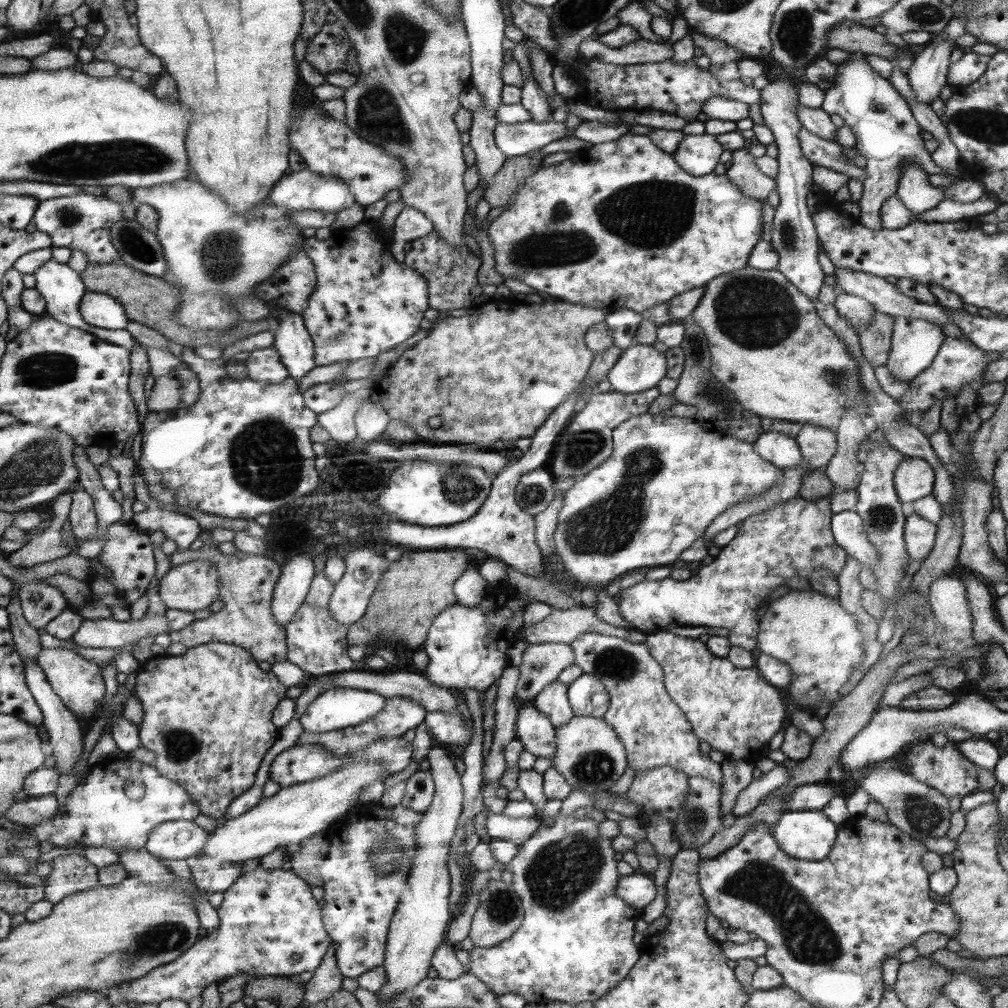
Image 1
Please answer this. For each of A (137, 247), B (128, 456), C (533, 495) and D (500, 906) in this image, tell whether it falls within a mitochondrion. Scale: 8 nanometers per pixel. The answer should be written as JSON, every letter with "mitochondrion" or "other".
{"A":"mitochondrion","B":"other","C":"mitochondrion","D":"mitochondrion"}

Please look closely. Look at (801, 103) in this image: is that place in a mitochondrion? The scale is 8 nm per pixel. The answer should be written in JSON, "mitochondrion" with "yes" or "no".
{"mitochondrion":"no"}

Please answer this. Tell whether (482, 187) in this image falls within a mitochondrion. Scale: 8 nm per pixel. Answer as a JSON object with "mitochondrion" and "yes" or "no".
{"mitochondrion":"no"}

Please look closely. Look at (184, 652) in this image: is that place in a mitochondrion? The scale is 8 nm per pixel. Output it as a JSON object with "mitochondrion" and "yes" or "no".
{"mitochondrion":"no"}

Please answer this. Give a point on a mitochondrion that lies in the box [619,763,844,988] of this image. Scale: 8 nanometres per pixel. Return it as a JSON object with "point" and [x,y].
{"point":[695,820]}

